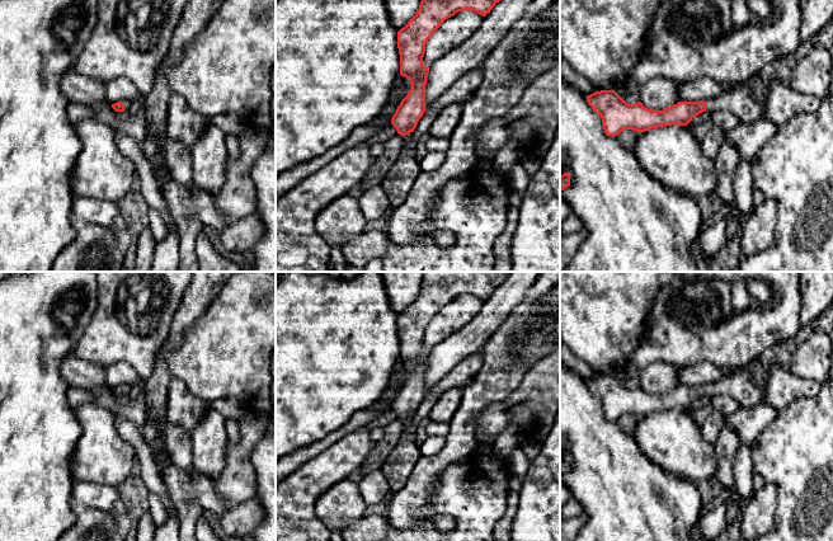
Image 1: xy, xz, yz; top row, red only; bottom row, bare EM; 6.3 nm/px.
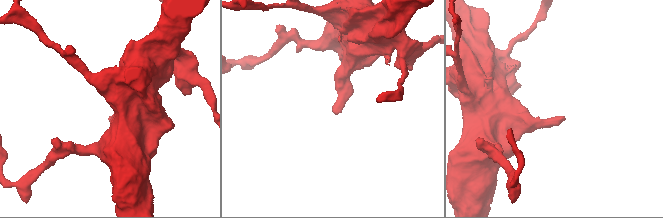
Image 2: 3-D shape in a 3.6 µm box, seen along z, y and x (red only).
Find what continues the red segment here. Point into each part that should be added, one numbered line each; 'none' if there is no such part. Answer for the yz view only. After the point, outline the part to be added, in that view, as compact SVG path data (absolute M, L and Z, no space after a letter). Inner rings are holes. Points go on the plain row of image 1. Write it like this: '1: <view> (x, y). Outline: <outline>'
1: yz (742, 386). Outline: M739 370L736 373L706 385L706 396L728 394L733 396L740 406L753 408L762 404L763 389L752 376L749 370Z

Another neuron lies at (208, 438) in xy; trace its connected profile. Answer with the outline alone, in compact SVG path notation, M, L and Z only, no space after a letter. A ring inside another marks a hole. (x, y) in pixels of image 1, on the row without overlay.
M212 406L204 419L190 433L192 466L212 479L225 467L227 433L223 417Z

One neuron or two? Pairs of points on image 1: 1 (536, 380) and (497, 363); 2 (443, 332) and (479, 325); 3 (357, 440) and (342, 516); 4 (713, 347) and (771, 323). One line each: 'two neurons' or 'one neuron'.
1: two neurons
2: two neurons
3: two neurons
4: one neuron

